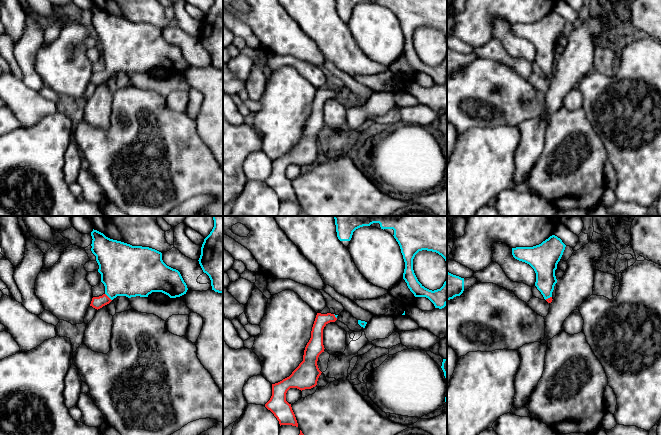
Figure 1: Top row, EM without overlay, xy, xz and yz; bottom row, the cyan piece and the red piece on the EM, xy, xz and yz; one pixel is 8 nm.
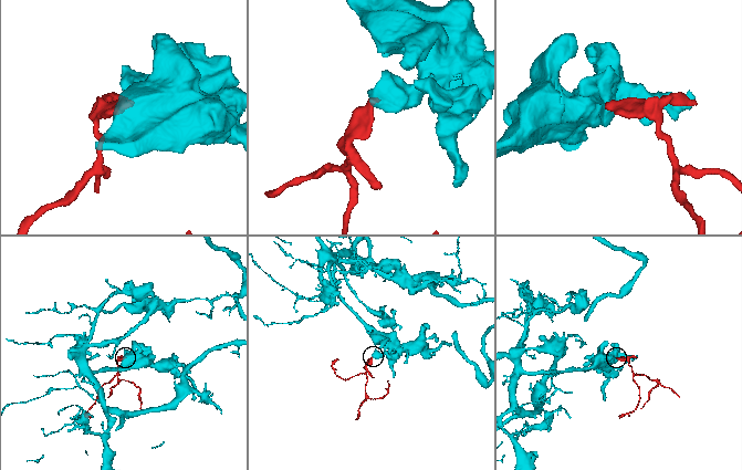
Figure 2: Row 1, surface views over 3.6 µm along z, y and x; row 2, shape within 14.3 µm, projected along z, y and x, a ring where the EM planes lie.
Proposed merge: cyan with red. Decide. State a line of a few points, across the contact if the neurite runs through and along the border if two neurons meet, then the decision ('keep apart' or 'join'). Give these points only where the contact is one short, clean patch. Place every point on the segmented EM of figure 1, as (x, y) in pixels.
line xy (125, 270), (108, 296), (97, 302); join

